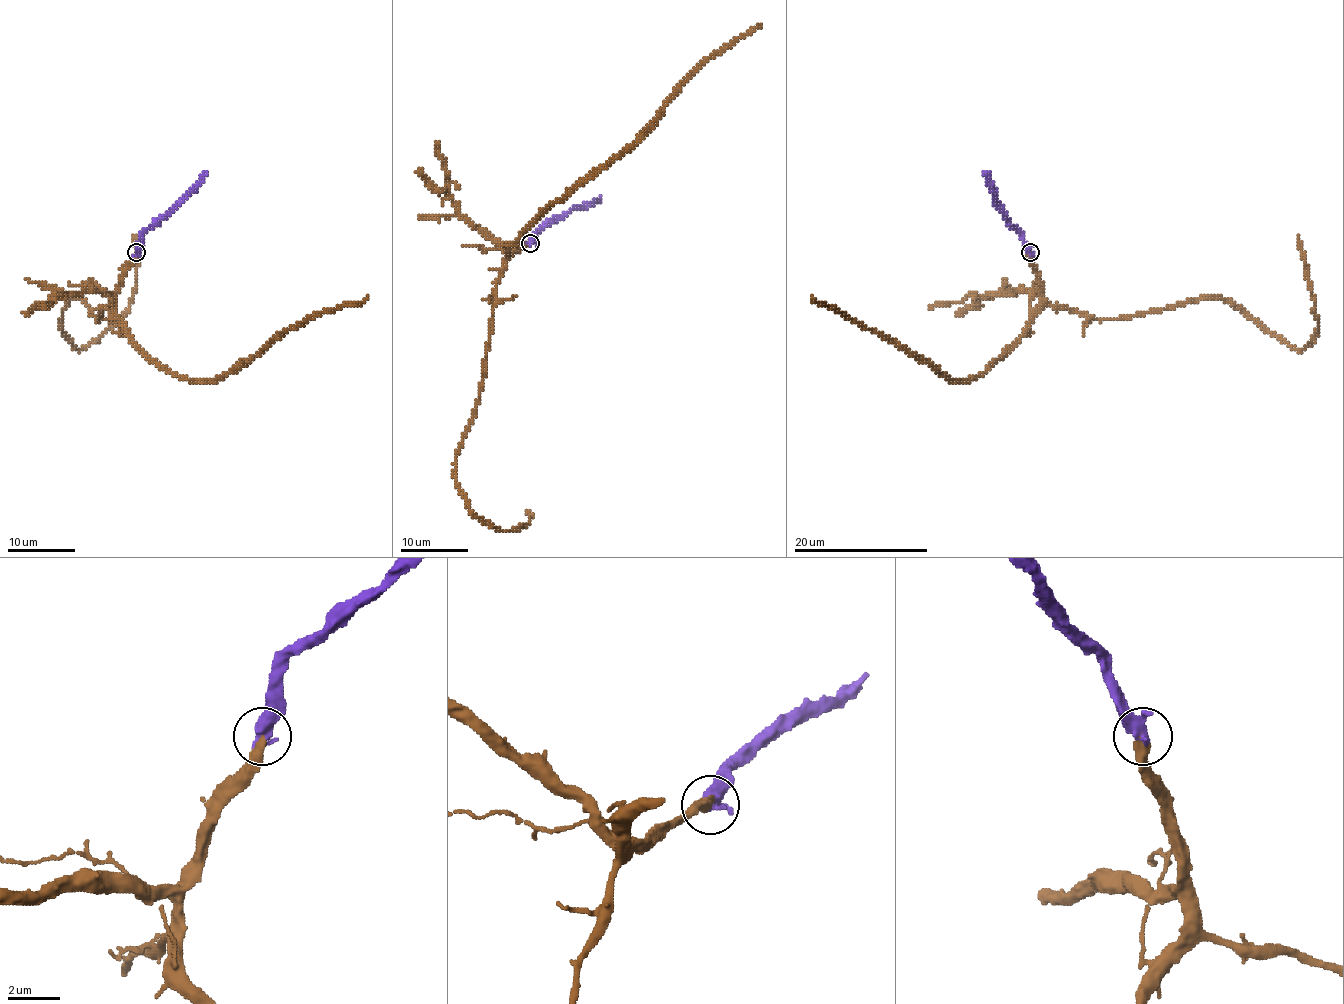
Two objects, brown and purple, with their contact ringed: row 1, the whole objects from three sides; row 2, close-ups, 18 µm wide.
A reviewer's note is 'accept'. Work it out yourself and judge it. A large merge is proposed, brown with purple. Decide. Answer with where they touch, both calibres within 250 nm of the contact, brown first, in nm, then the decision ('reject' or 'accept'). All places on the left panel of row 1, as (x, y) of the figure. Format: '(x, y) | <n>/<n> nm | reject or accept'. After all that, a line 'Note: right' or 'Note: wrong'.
(136, 252) | 360/400 nm | accept
Note: right

